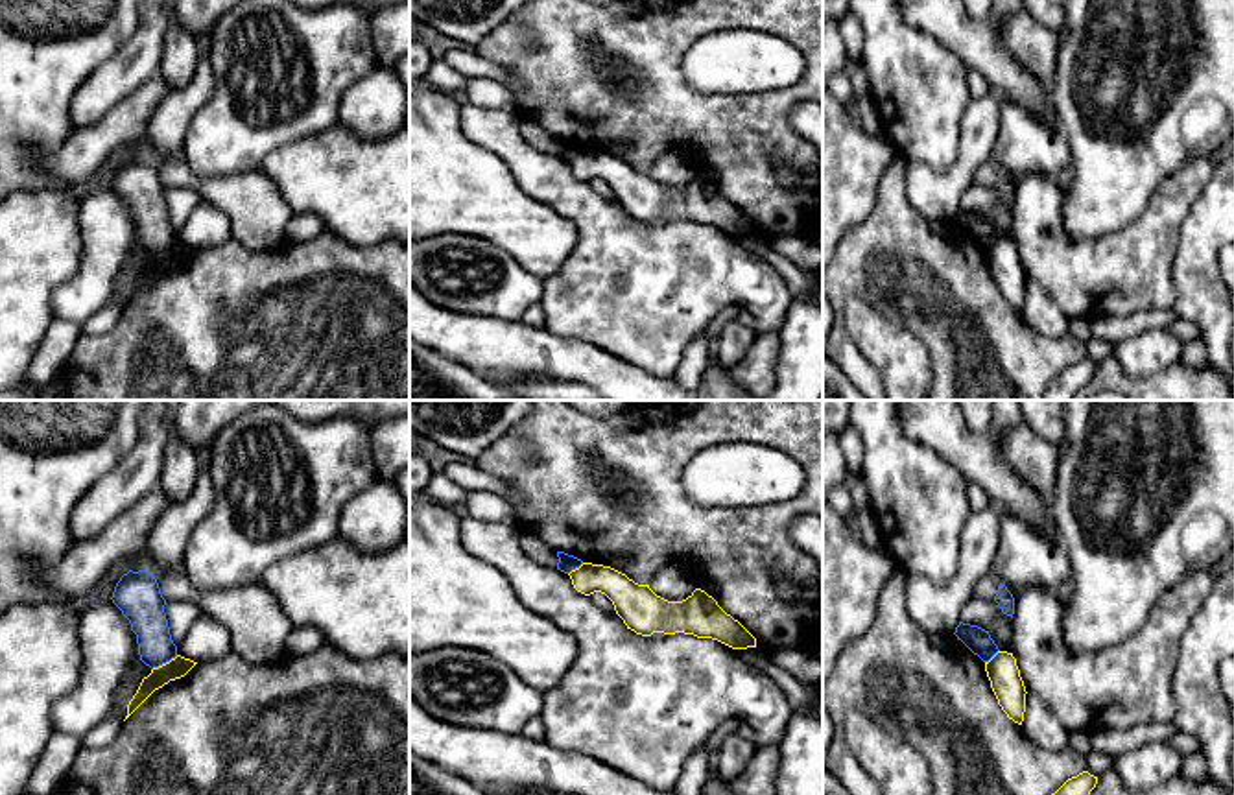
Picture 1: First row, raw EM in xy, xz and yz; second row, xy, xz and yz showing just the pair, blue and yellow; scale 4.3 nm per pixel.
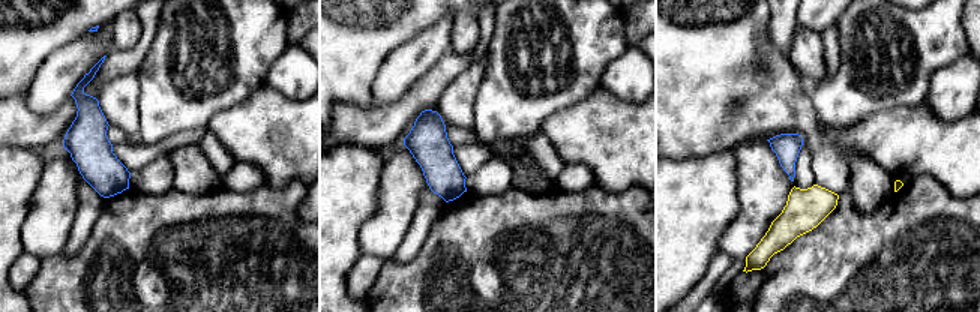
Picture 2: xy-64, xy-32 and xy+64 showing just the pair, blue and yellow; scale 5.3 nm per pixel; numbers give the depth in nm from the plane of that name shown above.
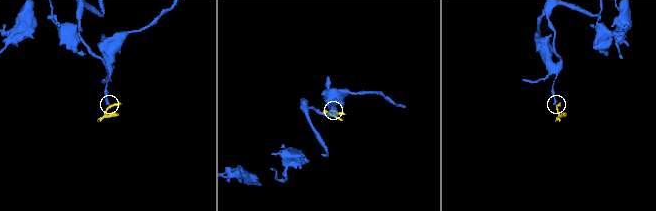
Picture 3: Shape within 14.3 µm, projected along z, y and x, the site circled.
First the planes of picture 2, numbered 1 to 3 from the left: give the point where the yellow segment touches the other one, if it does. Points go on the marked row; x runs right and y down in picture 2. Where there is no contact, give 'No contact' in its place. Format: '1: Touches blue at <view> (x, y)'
1: No contact
2: No contact
3: No contact

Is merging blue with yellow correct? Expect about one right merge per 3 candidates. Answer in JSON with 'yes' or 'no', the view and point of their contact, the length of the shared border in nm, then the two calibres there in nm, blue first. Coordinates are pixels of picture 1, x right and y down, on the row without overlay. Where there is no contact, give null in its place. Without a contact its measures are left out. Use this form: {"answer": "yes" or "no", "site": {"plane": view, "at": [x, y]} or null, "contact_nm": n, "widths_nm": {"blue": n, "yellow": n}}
{"answer": "no", "site": {"plane": "xy", "at": [165, 249]}, "contact_nm": 140, "widths_nm": {"blue": 170, "yellow": 90}}

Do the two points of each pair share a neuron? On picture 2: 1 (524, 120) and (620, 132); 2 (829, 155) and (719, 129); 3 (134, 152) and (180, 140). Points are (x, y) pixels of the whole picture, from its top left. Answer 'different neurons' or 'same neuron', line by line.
1: different neurons
2: same neuron
3: same neuron

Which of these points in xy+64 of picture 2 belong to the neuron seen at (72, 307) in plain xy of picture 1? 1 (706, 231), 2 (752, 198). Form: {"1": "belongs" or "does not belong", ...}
{"1": "does not belong", "2": "belongs"}

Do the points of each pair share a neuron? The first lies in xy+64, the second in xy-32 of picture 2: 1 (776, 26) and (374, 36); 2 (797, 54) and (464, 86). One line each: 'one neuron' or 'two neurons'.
1: two neurons
2: two neurons

